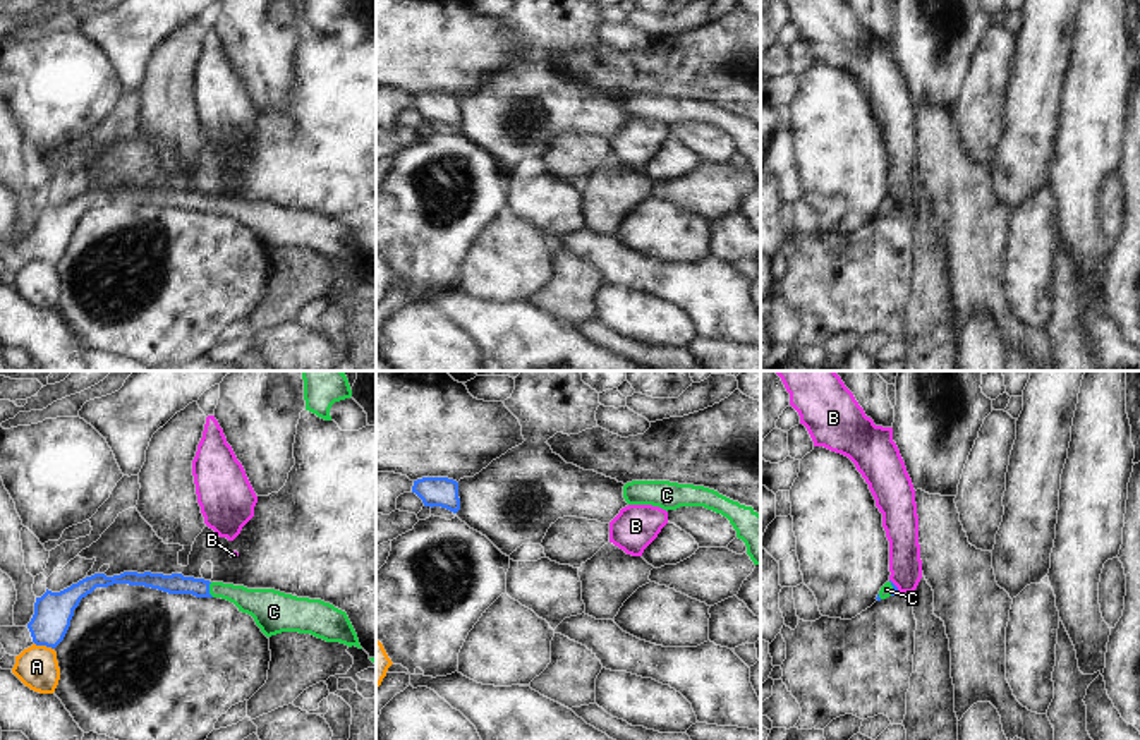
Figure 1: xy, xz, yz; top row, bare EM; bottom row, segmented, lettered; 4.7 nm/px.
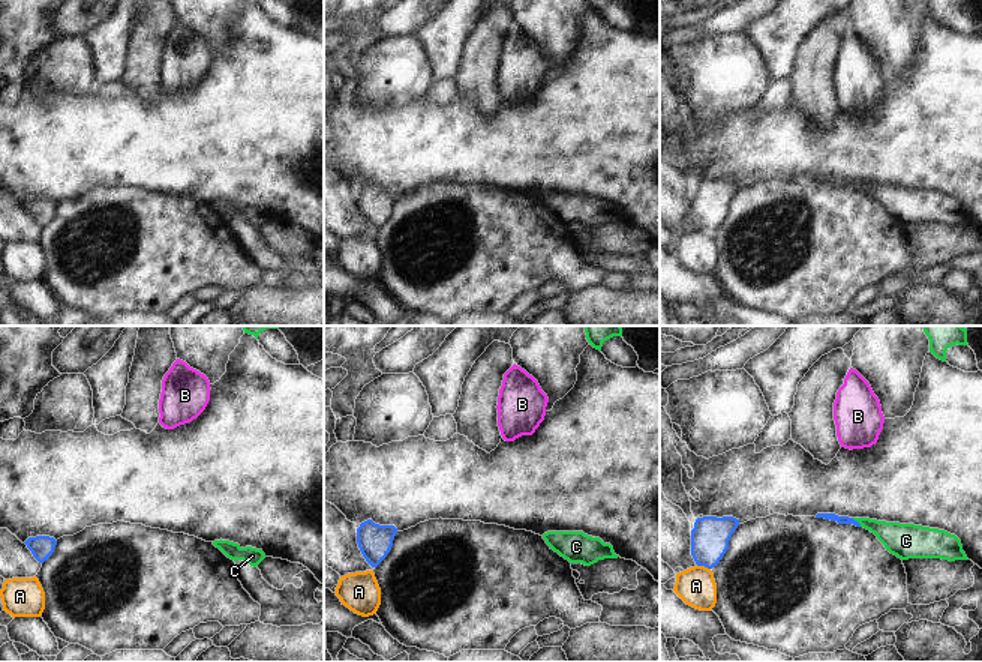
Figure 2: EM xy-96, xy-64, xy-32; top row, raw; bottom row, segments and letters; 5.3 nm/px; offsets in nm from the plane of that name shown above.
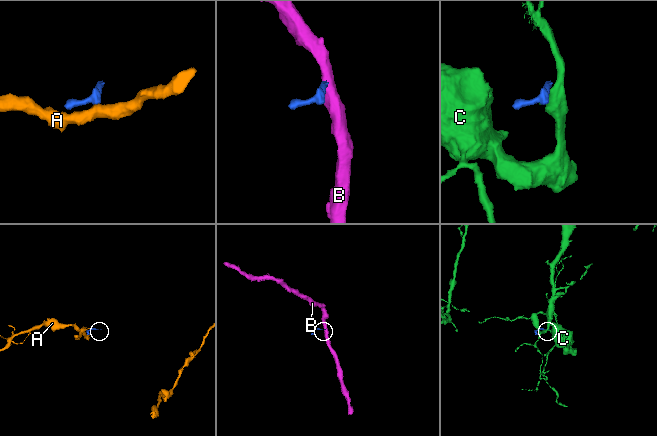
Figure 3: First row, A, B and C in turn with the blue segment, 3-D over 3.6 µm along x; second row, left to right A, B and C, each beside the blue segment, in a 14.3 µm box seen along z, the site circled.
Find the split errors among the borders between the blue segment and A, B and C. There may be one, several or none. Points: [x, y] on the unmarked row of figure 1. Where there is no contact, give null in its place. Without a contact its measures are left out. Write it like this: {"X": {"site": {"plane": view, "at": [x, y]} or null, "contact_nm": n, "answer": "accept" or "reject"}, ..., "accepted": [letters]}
{"A": {"site": {"plane": "xy", "at": [45, 260]}, "contact_nm": 100, "answer": "reject"}, "B": {"site": {"plane": "yz", "at": [895, 201]}, "contact_nm": 80, "answer": "reject"}, "C": {"site": {"plane": "xy", "at": [208, 205]}, "contact_nm": 70, "answer": "accept"}, "accepted": ["C"]}

